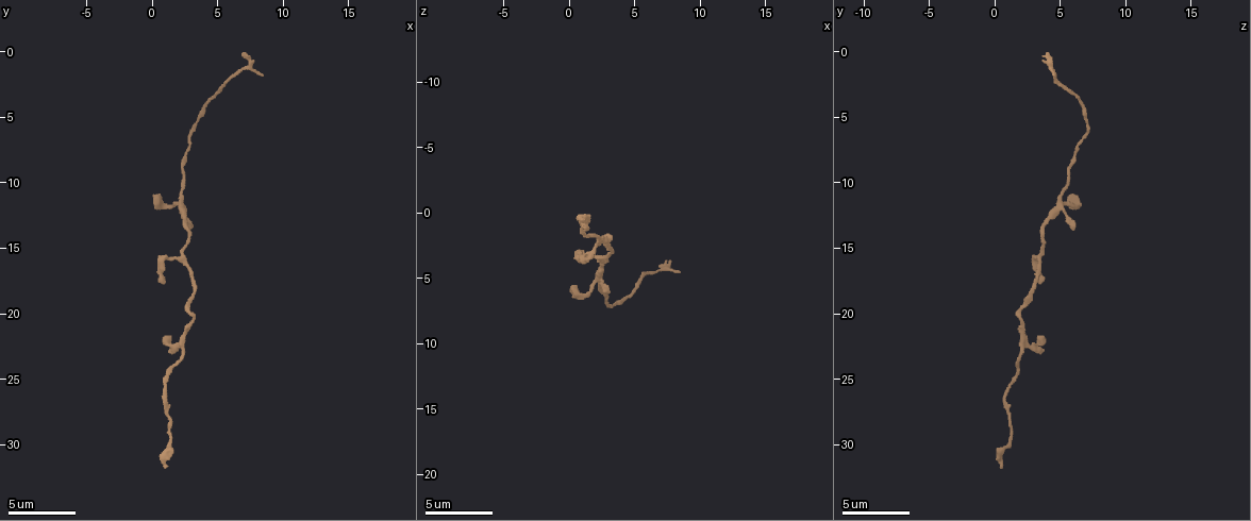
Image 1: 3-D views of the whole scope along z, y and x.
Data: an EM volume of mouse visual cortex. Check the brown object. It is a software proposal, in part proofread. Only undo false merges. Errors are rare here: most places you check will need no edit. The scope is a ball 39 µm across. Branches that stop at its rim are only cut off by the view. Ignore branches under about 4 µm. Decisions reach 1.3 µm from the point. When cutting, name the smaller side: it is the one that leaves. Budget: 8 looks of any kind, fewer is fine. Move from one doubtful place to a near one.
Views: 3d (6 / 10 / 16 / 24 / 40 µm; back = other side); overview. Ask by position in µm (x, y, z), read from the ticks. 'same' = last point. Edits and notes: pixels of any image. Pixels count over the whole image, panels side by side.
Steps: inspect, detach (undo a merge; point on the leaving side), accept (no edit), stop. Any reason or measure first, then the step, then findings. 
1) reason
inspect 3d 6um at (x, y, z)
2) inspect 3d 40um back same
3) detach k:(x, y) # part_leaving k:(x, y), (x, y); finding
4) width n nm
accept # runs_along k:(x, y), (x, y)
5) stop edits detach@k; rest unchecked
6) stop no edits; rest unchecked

thin arm on a thick one
inspect 3d 16um at (2.4, 22.4, 2.0)

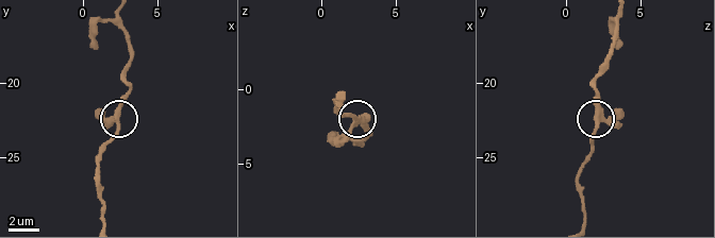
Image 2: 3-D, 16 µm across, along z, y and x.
arms 3
accept # runs_along 2:(619, 18), (609, 64), (596, 82), (593, 153); all the same neuron

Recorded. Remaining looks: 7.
inspect 3d 10um at (2.8, 16.8, 3.4)

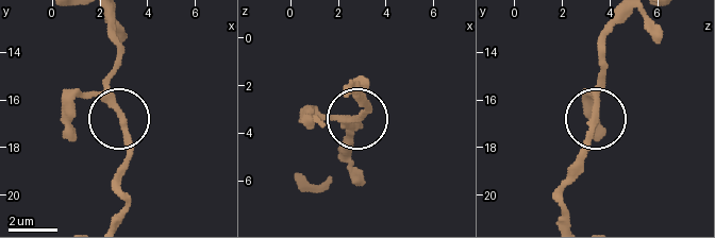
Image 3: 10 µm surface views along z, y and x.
inspect 3d 6um at (2.8, 16.7, 3.4)

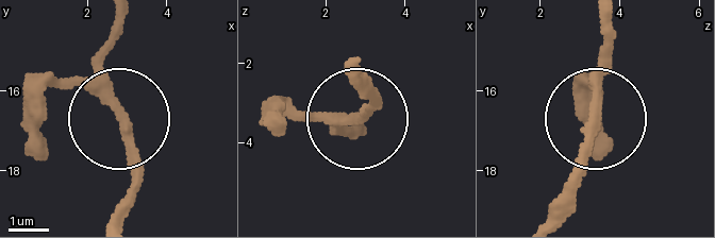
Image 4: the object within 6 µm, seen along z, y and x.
accept # runs_along 4:(610, 58), (572, 204); all the same neuron

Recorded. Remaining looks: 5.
four-way junction
inspect 3d 10um at (2.0, 11.4, 5.2)

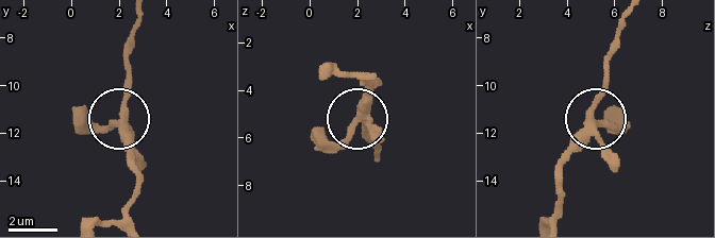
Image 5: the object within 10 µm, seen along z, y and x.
accept # runs_along 5:(132, 205), (138, 176), (130, 134), (118, 121), (79, 123); continuous, no second neuron

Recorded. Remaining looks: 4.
inspect 3d 6um at (3.0, 5.8, 7.2)

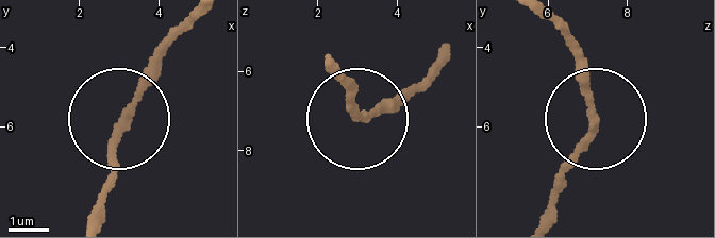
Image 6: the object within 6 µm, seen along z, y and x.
width 180 nm
accept # runs_along 6:(329, 63), (356, 114), (428, 87); all the same neuron

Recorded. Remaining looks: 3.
stop no edits; rest unchecked

